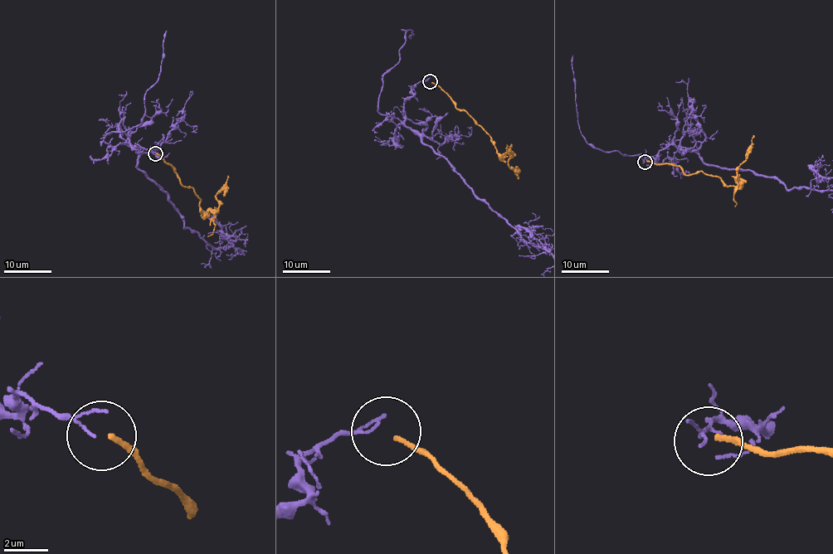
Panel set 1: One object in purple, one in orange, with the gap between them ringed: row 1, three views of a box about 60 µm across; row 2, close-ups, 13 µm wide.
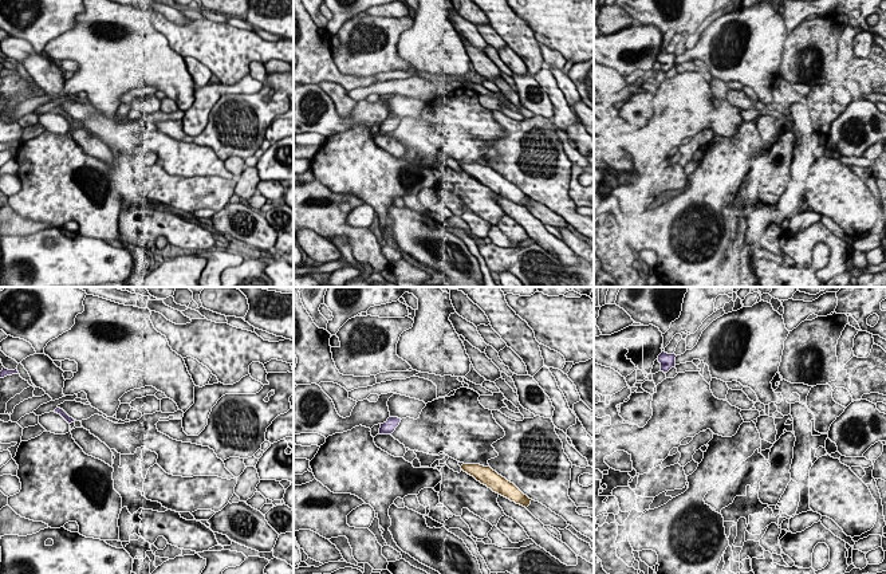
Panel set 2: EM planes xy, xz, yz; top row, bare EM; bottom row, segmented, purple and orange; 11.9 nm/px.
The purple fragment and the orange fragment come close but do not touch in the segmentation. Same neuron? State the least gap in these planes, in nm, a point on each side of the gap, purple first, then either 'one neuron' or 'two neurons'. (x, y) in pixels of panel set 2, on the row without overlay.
gap 900 nm; span xz (398, 124), (461, 165); two neurons

